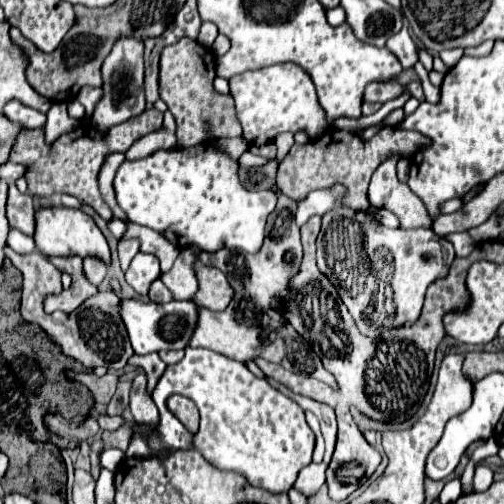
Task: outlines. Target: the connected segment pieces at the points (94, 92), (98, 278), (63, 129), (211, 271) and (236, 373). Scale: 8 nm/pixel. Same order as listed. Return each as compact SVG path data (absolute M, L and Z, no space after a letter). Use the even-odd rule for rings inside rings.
M82 88L82 92L78 92L78 100L85 107L86 114L91 117L96 103L102 100L102 88Z
M84 258L84 272L94 286L100 286L100 282L106 278L106 266L96 258Z
M52 102L52 108L48 110L48 122L46 122L46 140L56 140L58 136L64 136L66 132L72 132L80 122L68 116L66 102Z
M196 264L196 274L200 288L192 300L204 306L208 304L208 310L224 310L234 294L224 274L218 268L202 266L202 264Z
M186 348L186 356L174 364L168 366L164 376L160 378L154 394L152 394L154 404L160 410L160 424L156 426L148 426L148 424L140 424L140 428L146 428L146 432L150 428L158 430L160 436L154 438L154 442L150 442L150 446L154 448L154 452L158 450L182 450L182 448L194 448L198 450L210 464L222 468L222 470L232 470L232 472L242 472L242 476L246 476L246 480L258 488L264 488L272 494L280 494L280 492L288 492L292 488L292 484L298 478L298 472L308 466L312 462L312 450L314 450L314 432L310 430L310 426L304 420L304 410L292 402L290 398L286 398L282 392L278 392L274 386L270 386L268 380L260 380L256 378L246 364L236 362L232 358L226 358L222 354L216 354L212 350L206 348ZM174 394L186 396L190 398L198 410L200 410L200 428L196 434L190 434L184 424L170 412L166 400Z

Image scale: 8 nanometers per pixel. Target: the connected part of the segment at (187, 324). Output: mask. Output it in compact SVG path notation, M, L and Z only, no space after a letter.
M122 300L120 314L128 328L128 336L136 354L150 354L160 350L184 350L194 334L194 324L198 324L198 312L202 306L196 306L192 300L180 302L174 300L170 304L156 302L138 302L138 300Z

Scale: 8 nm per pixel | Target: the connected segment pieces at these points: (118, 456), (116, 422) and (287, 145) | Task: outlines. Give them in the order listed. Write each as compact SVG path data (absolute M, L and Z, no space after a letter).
M110 448L110 450L104 450L104 452L102 452L100 462L102 462L104 468L108 468L108 470L114 472L114 470L118 468L118 464L122 462L124 456L126 456L126 454L124 454L122 450L118 450L118 448Z
M100 416L98 422L100 422L102 430L112 432L112 430L116 430L116 426L122 426L126 420L124 420L124 416Z
M290 132L278 134L274 138L273 143L277 148L276 159L282 161L295 143L294 135Z

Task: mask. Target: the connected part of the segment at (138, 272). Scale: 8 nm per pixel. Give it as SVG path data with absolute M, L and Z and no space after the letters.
M138 252L126 272L126 282L140 294L148 296L150 284L160 278L160 260L154 254Z

